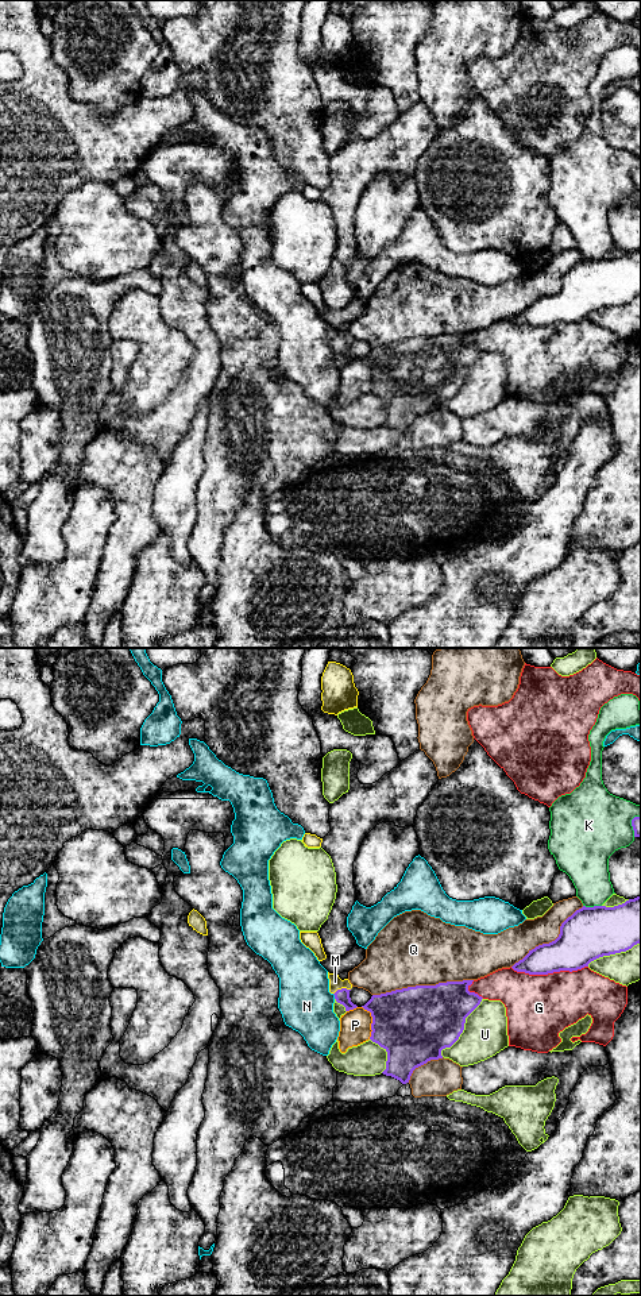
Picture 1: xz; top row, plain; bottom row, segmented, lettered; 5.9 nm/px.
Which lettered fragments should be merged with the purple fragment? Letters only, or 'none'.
M

